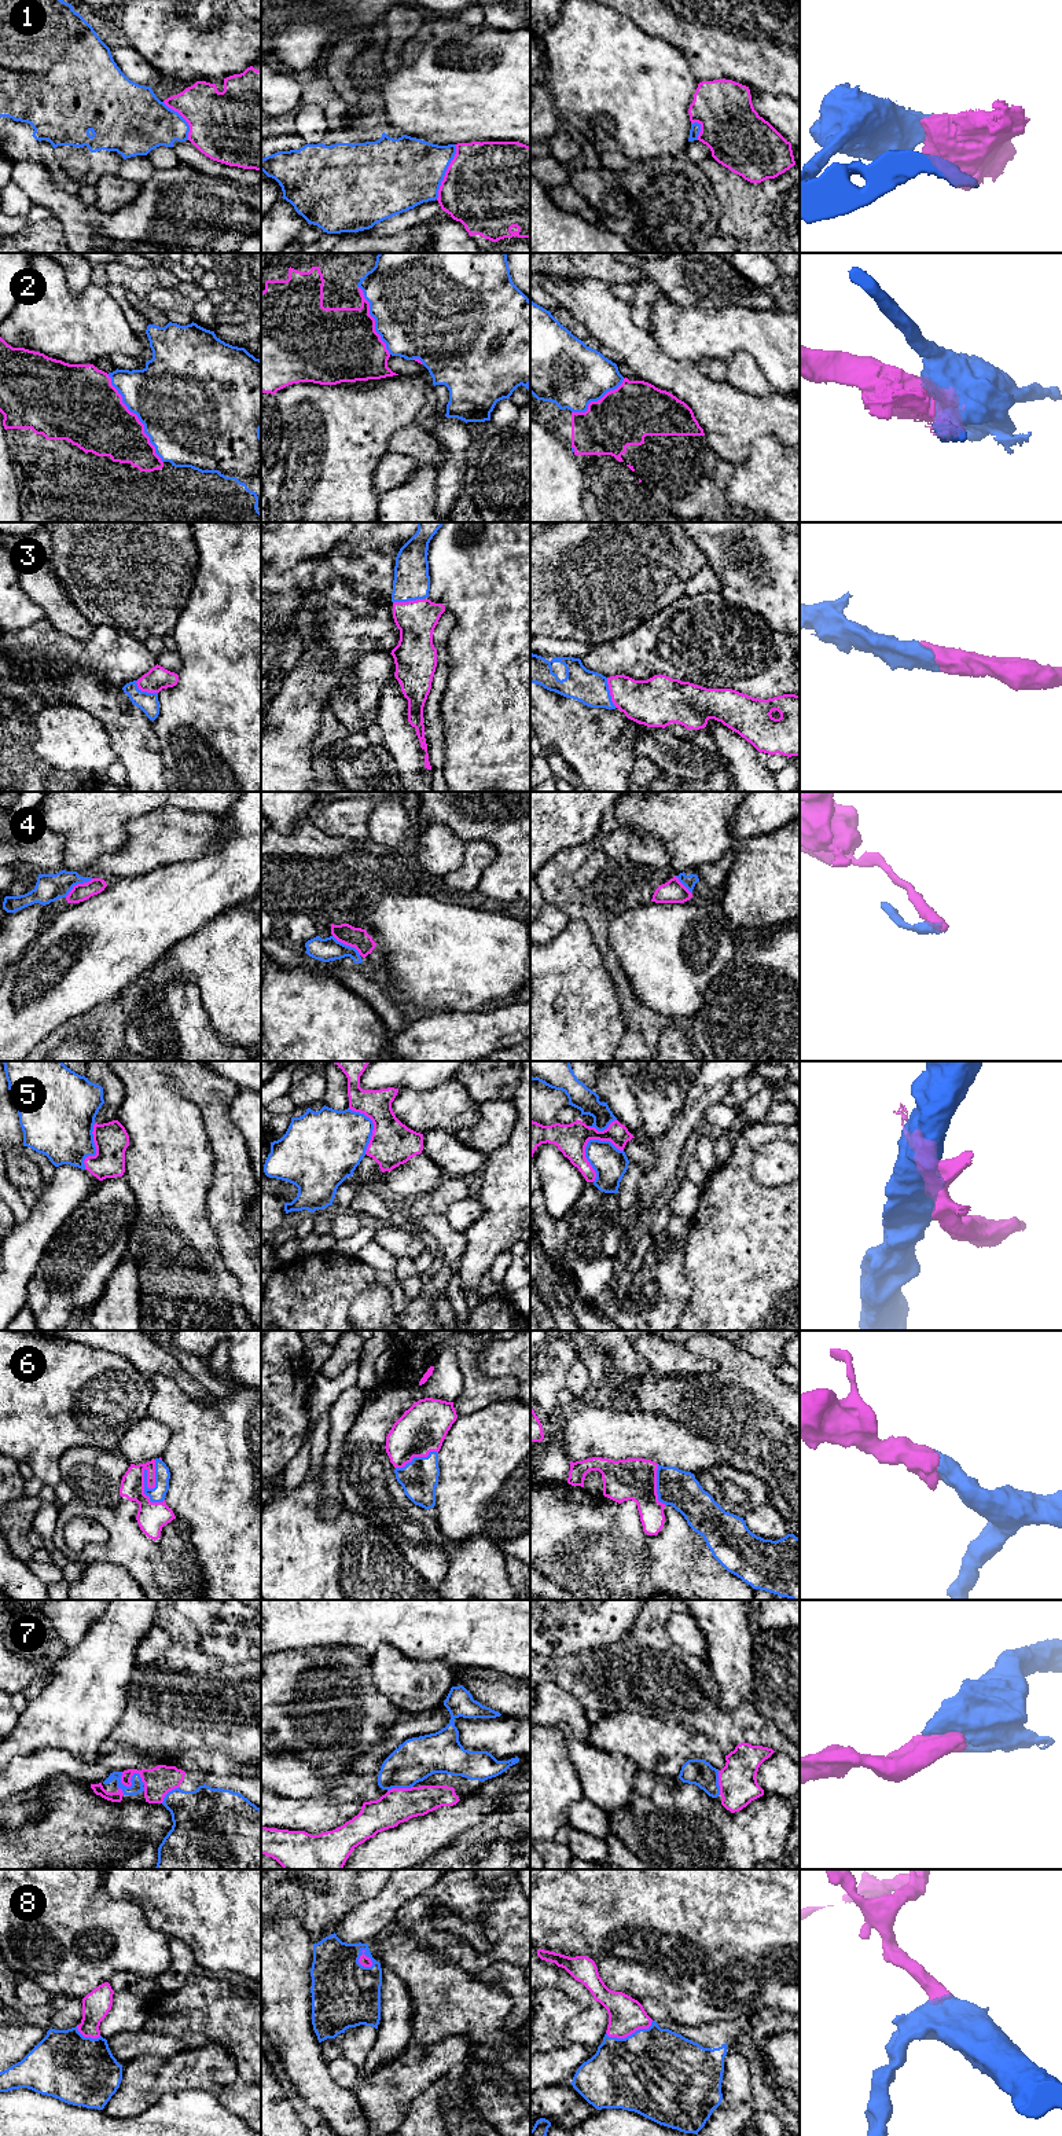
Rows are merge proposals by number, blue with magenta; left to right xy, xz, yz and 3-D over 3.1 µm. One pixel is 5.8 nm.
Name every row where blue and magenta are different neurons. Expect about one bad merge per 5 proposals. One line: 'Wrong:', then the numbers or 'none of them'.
Wrong: 1, 2, 4, 5

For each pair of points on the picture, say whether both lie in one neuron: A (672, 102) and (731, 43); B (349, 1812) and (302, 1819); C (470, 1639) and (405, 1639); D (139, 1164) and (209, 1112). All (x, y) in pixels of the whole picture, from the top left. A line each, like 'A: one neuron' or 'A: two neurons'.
A: two neurons
B: one neuron
C: one neuron
D: two neurons

